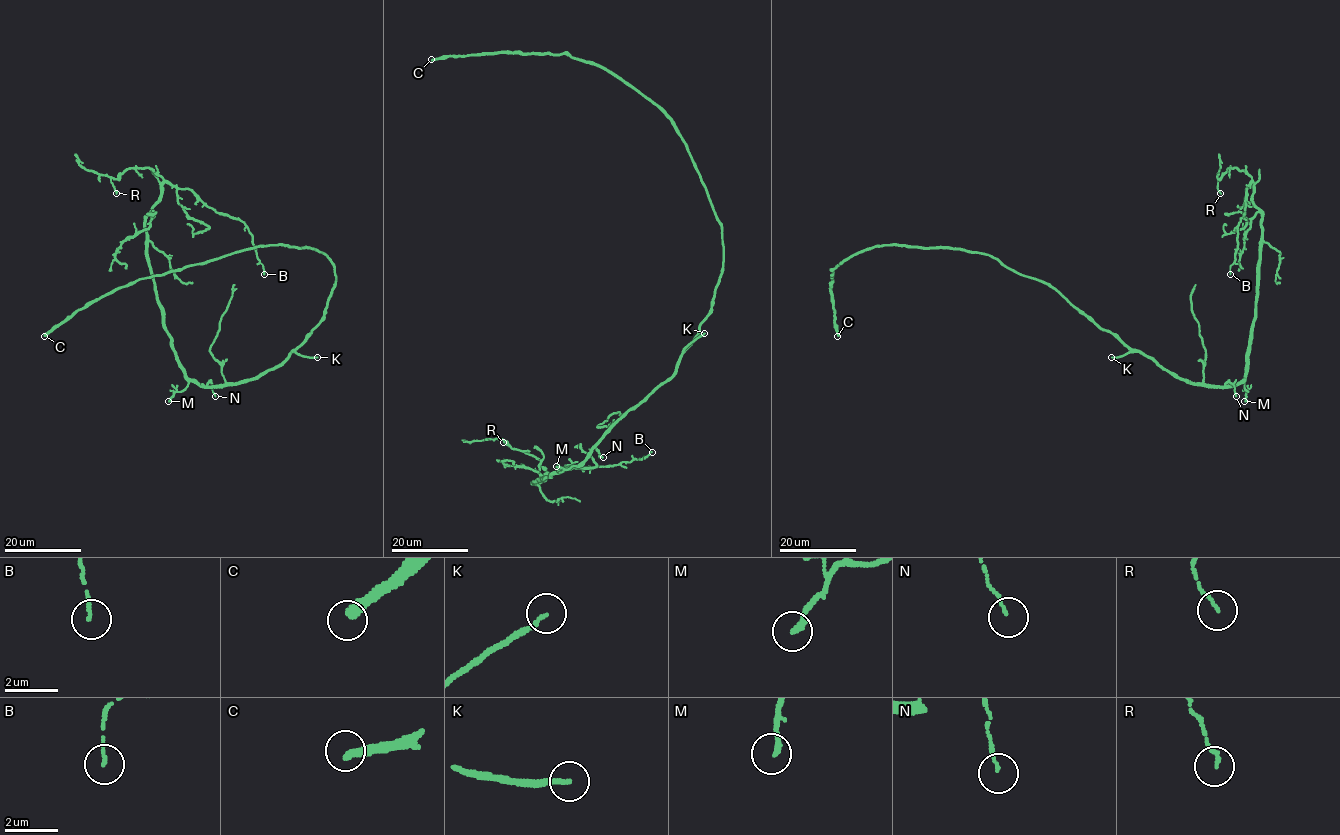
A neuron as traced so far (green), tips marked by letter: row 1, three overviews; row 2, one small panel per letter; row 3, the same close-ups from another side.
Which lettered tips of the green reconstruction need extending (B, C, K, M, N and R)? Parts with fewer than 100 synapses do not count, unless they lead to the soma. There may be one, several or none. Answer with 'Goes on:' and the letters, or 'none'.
Goes on: C, K

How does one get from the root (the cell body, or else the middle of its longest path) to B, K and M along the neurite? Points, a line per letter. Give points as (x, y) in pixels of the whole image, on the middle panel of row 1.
B: (694, 340), (676, 371), (633, 407), (583, 461), (533, 483), (565, 468), (613, 466), (652, 452)
K: (694, 340), (682, 353), (704, 333)
M: (694, 340), (682, 354), (676, 371), (633, 407), (583, 461), (568, 469), (556, 466)

